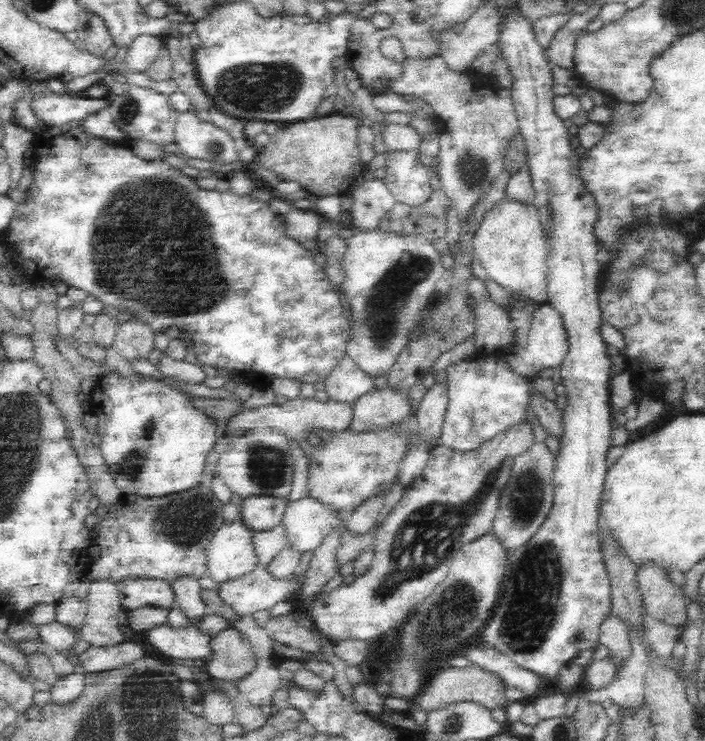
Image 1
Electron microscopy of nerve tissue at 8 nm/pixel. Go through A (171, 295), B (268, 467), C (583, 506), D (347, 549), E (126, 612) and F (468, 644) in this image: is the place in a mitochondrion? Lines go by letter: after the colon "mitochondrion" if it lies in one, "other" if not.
A: mitochondrion
B: mitochondrion
C: other
D: other
E: other
F: other

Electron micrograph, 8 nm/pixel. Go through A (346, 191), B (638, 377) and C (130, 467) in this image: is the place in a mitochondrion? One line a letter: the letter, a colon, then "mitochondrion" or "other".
A: other
B: other
C: mitochondrion

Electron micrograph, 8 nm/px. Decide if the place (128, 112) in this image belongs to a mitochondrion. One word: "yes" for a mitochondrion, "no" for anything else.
yes

